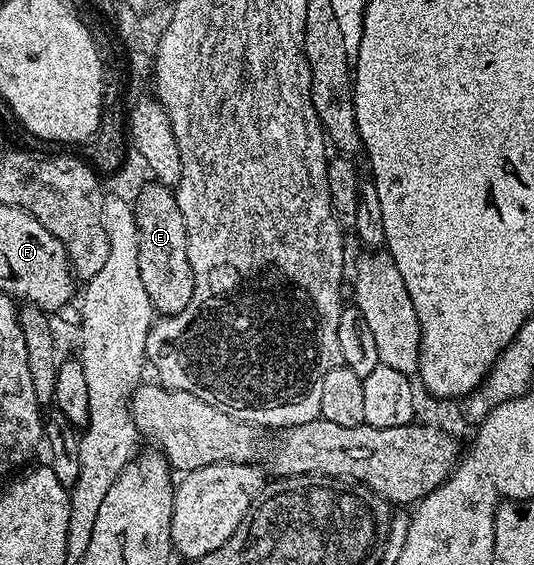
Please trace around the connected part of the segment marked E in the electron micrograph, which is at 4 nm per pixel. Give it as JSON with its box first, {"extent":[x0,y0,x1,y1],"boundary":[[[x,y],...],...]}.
{"extent":[134,180,194,316],"boundary":[[[148,180],[140,195],[134,198],[134,213],[138,236],[138,272],[142,276],[142,288],[146,288],[146,296],[150,296],[152,301],[153,311],[160,316],[182,312],[194,292],[194,274],[186,252],[186,224],[175,193],[158,181]]]}

